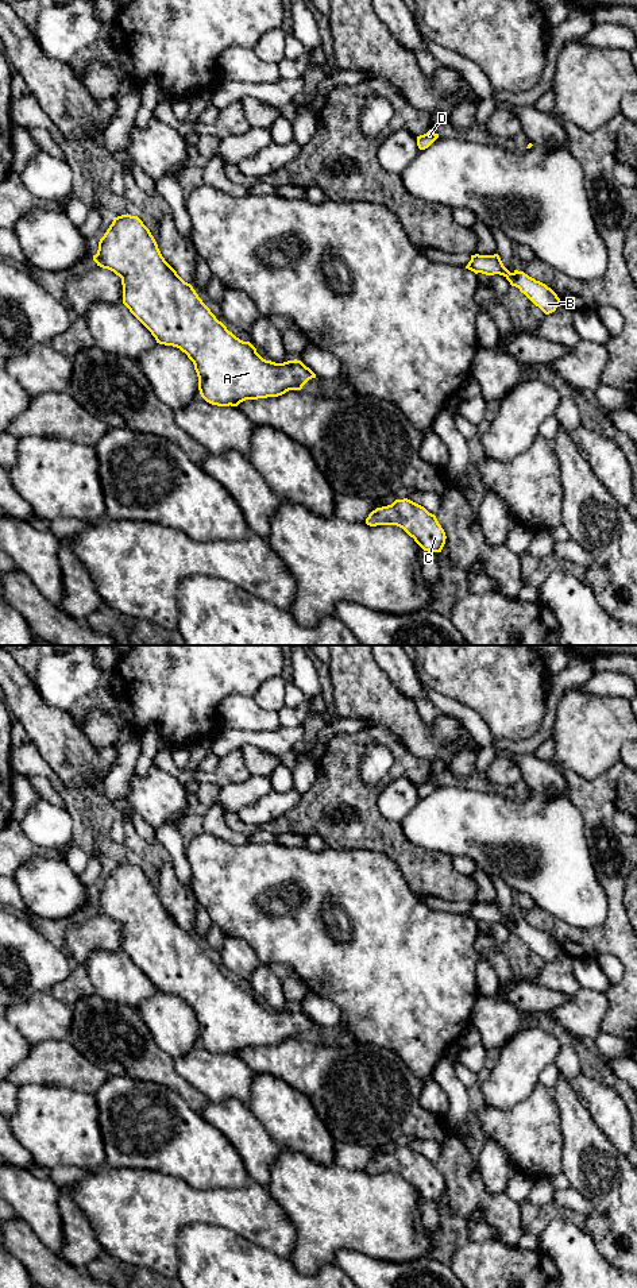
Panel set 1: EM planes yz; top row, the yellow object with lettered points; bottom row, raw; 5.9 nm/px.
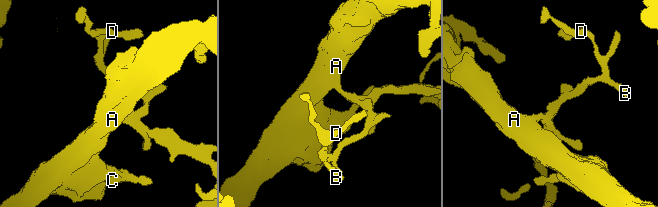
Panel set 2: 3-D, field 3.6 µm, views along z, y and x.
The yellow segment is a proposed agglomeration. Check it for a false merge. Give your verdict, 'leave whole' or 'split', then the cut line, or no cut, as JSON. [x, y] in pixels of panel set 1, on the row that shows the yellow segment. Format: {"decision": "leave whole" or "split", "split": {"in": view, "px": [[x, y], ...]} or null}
{"decision": "leave whole", "split": null}

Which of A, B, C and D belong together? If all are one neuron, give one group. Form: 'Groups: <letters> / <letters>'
Groups: A B C D

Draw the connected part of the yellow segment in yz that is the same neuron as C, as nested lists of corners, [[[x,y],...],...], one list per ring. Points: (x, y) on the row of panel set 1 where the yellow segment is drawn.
[[[408,498],[377,508],[368,514],[366,524],[370,527],[397,525],[428,552],[441,552],[447,539],[436,516]]]

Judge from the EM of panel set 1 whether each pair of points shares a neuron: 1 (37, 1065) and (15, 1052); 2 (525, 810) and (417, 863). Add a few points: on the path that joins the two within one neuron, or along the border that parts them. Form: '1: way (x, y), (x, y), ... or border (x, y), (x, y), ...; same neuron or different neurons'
1: border (30, 1044), (26, 1056), (14, 1067); different neurons
2: border (408, 840), (428, 851), (446, 853), (451, 857); different neurons

